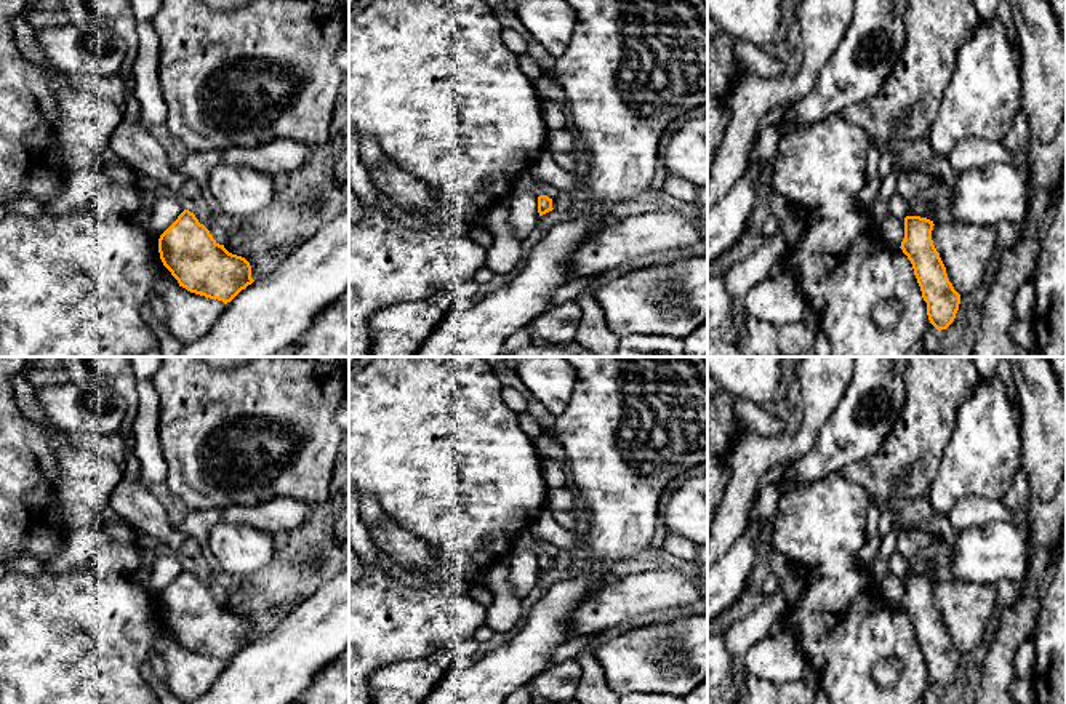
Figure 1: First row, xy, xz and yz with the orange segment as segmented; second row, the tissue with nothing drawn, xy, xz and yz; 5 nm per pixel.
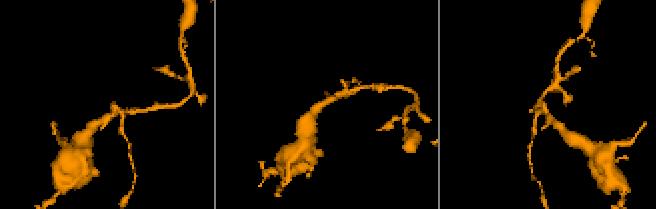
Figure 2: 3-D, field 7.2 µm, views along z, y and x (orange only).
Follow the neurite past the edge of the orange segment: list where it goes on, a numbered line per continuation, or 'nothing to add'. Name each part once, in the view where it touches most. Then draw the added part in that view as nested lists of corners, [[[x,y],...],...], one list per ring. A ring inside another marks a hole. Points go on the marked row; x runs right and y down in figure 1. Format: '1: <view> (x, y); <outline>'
1: xz (525, 181); [[[525,171],[517,178],[515,190],[528,190],[528,192],[533,192],[536,197],[544,195],[544,190],[538,184],[538,179],[535,179],[530,174],[530,171]]]

